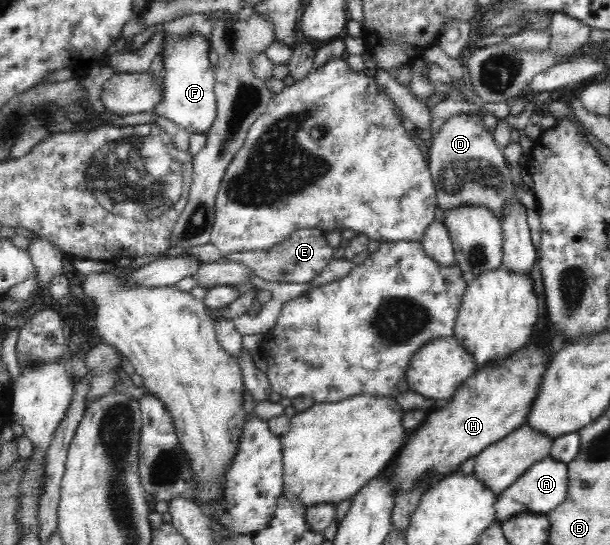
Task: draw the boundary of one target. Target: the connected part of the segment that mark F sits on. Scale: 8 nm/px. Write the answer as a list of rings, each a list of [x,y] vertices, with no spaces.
[[[167,35],[164,41],[164,69],[162,97],[153,109],[159,117],[176,123],[190,135],[206,134],[217,116],[213,66],[208,60],[210,45],[200,35]]]

